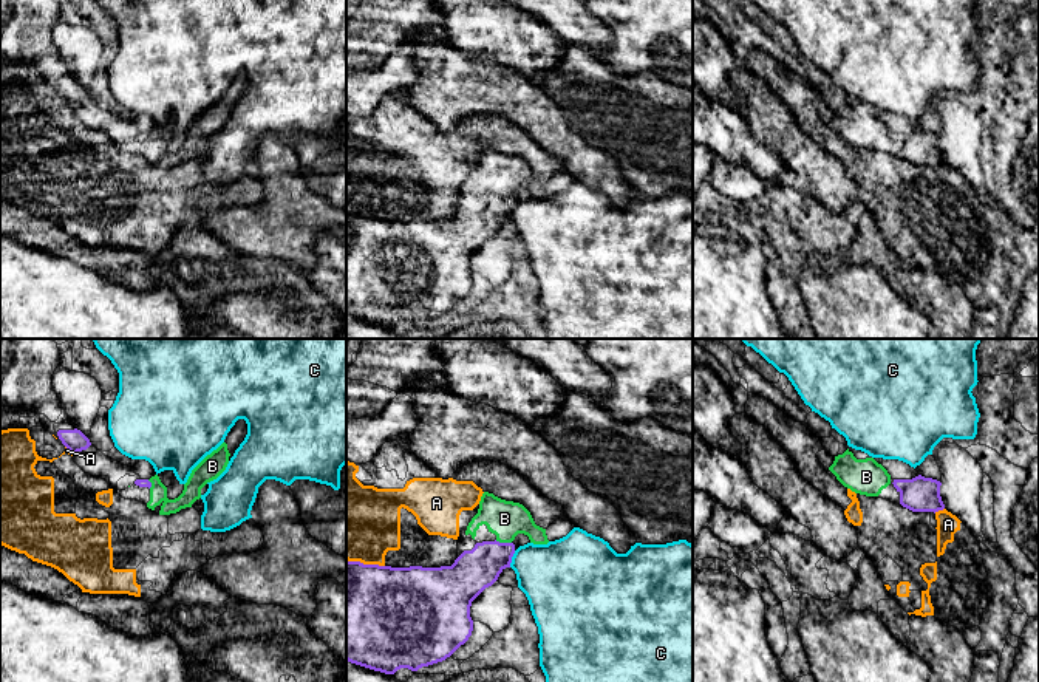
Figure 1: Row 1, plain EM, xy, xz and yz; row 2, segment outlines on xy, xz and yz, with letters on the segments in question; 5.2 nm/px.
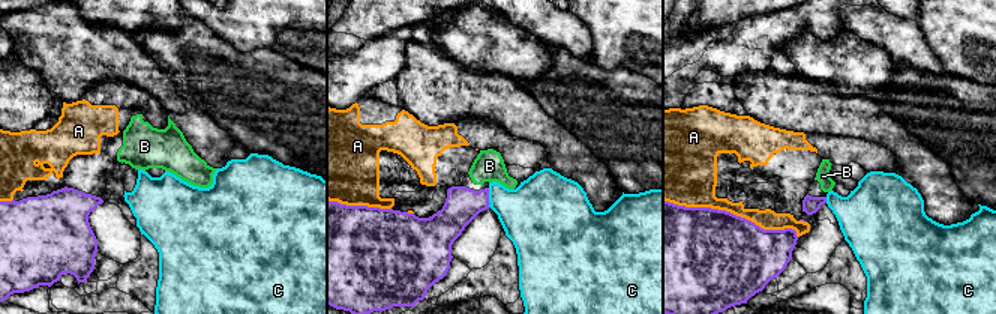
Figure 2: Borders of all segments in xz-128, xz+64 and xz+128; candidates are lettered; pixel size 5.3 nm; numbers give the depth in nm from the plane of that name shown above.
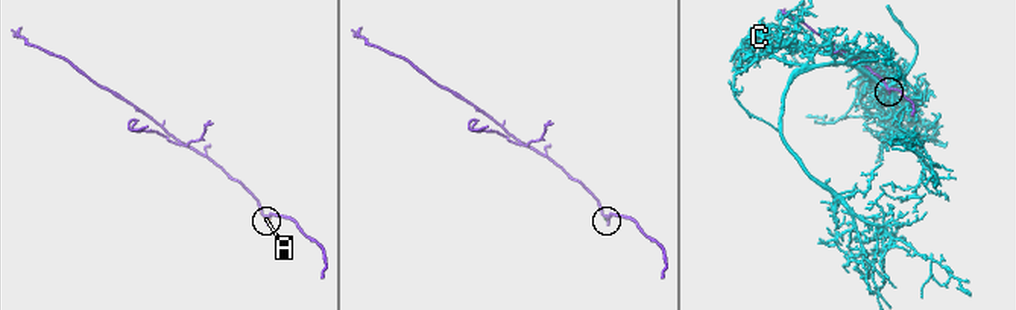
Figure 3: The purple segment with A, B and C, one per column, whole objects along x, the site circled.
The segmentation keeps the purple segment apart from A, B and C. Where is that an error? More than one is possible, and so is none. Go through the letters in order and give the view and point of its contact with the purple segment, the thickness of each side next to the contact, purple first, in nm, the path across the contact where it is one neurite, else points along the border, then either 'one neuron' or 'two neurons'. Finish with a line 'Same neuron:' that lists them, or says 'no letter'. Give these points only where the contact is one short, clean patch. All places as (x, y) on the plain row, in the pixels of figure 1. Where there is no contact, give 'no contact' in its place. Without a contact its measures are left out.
A: contact yz (939, 163); calibres 180 and 110 nm; two neurons
B: contact xz (503, 197); calibres 220 and 190 nm; way xz (473, 225), (503, 197), (504, 172); one neuron
C: contact xz (510, 212); calibres 220 and 360 nm; border xz (515, 204), (509, 220); two neurons
Same neuron: B

